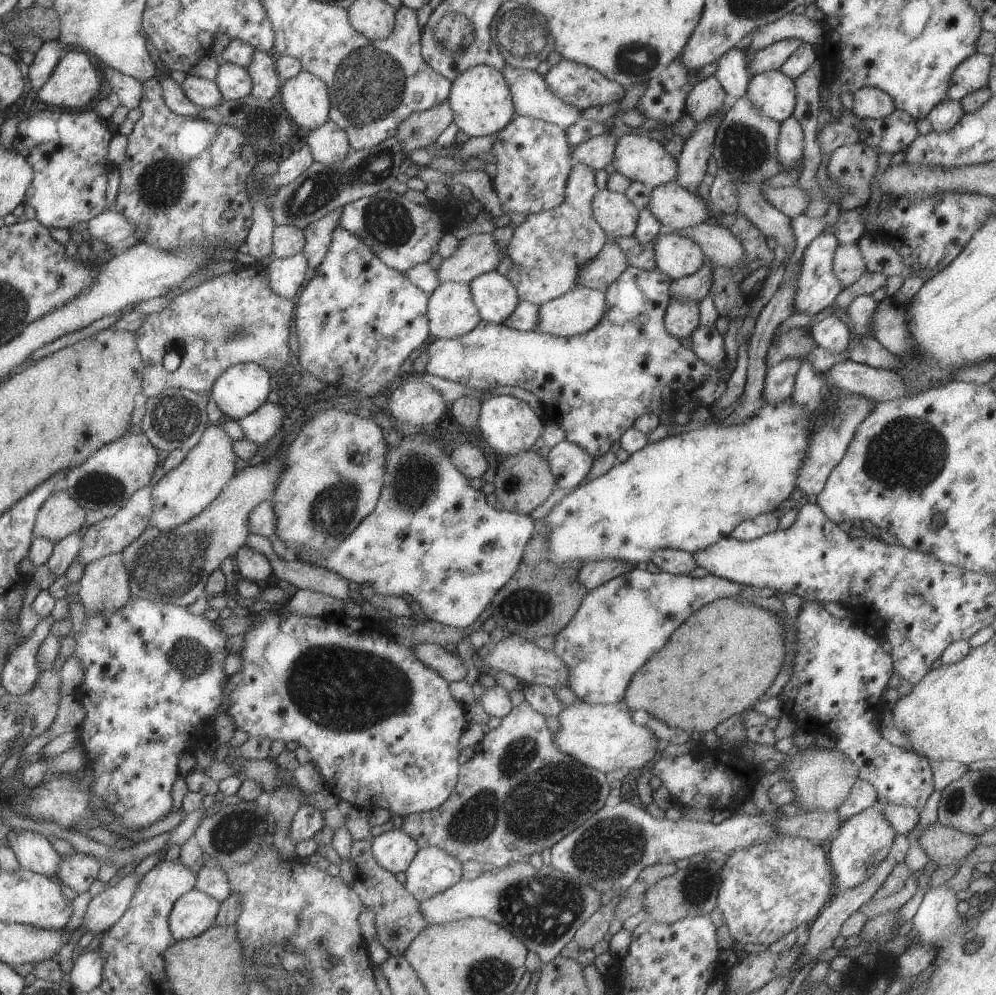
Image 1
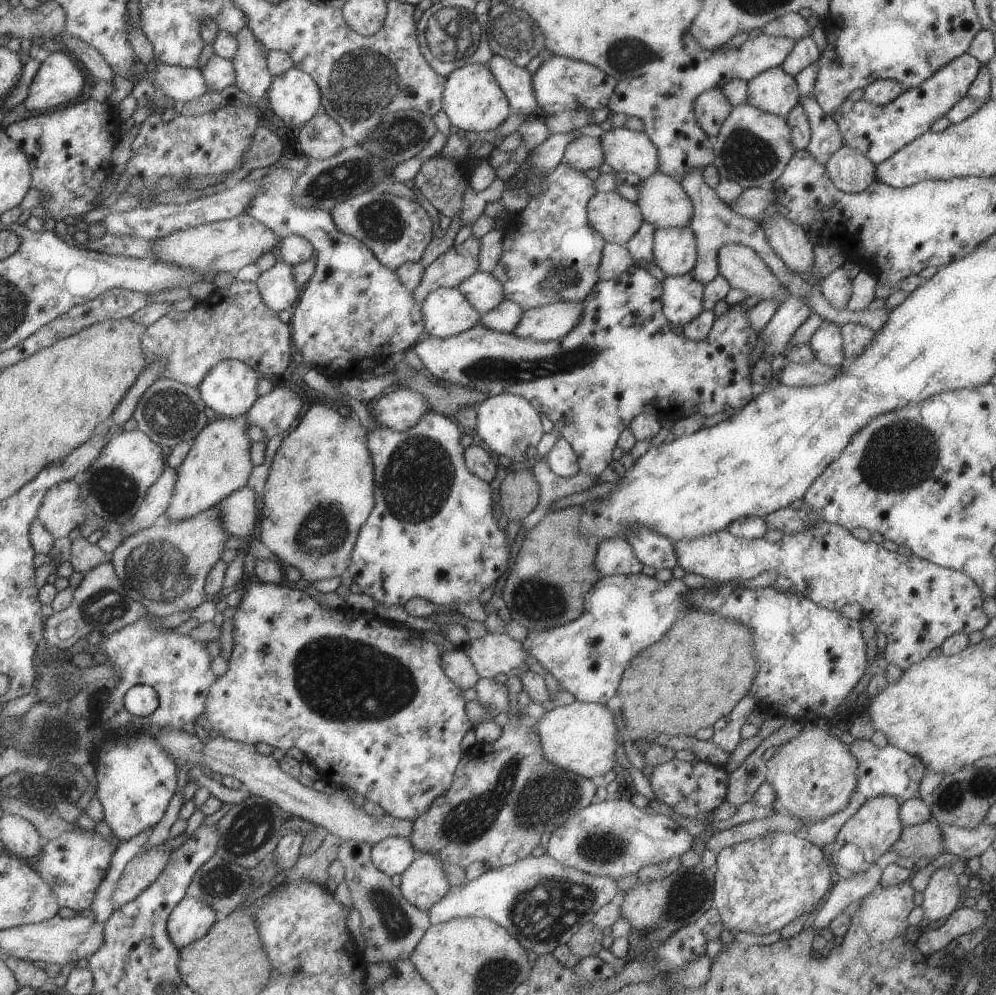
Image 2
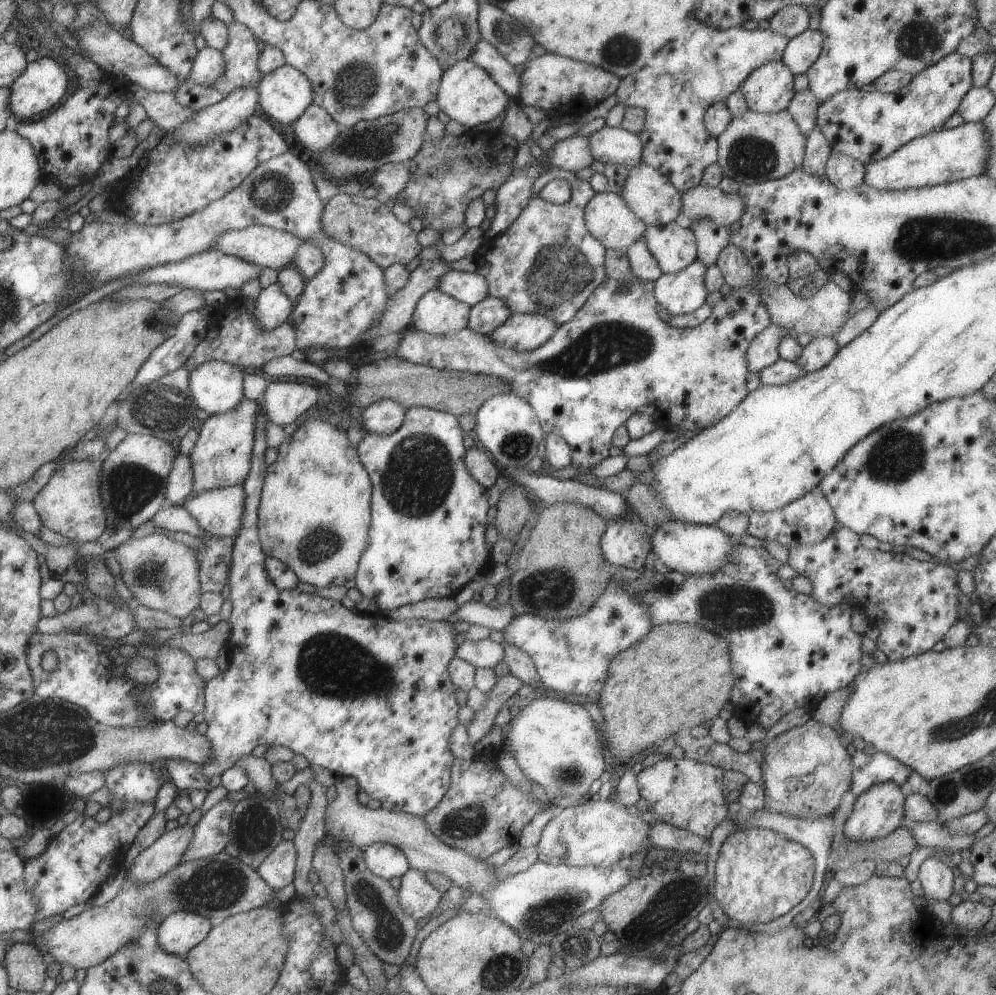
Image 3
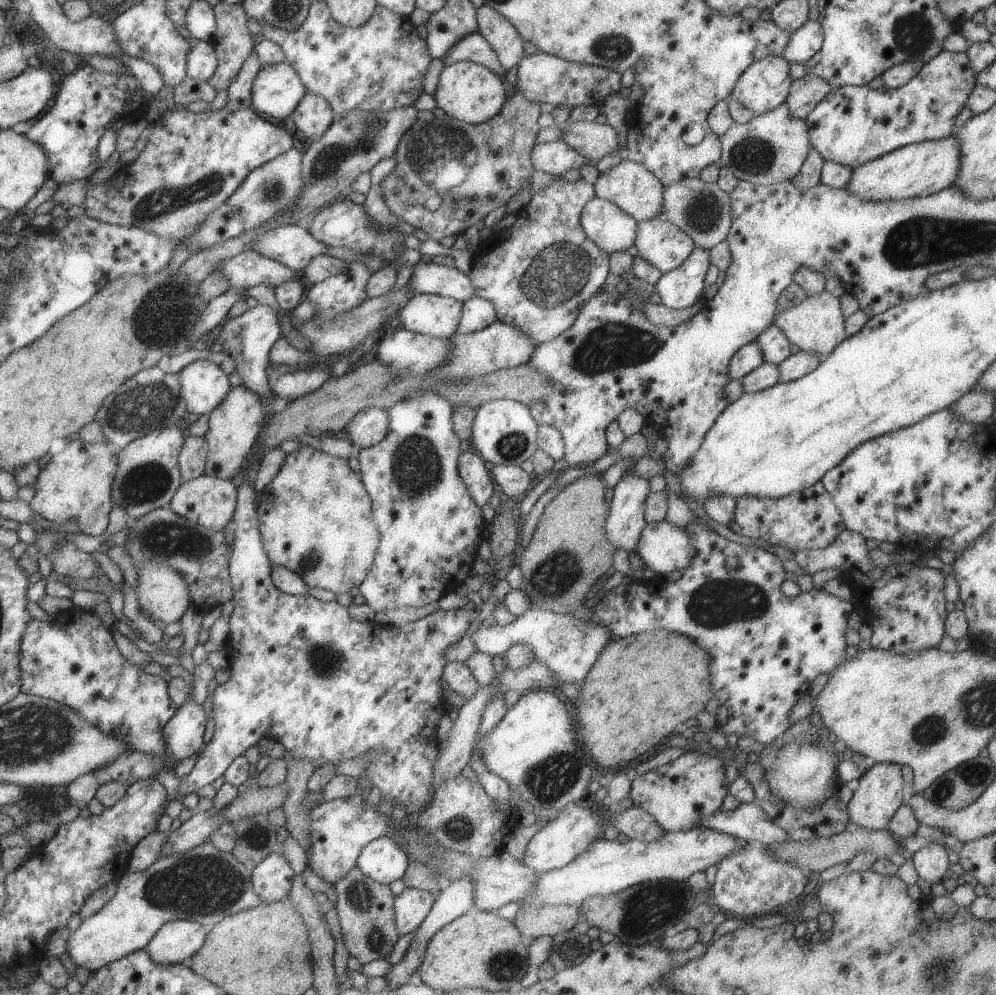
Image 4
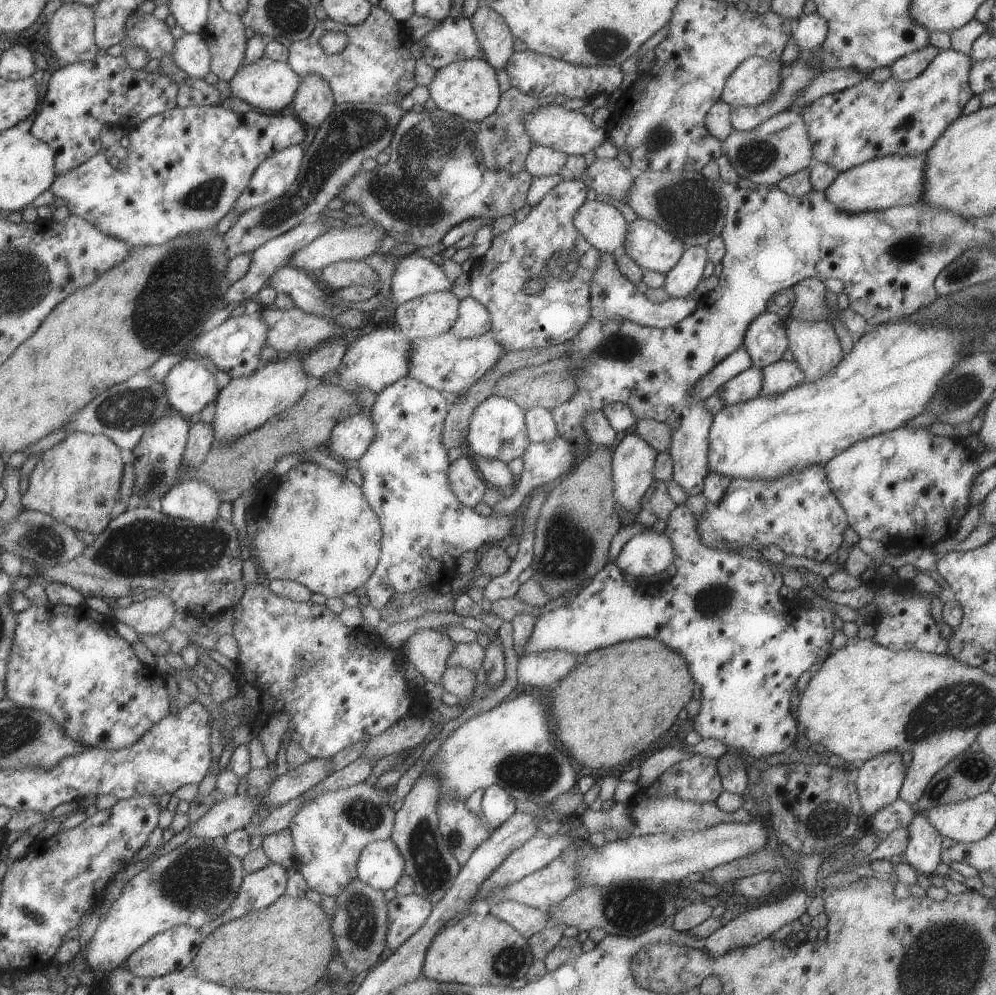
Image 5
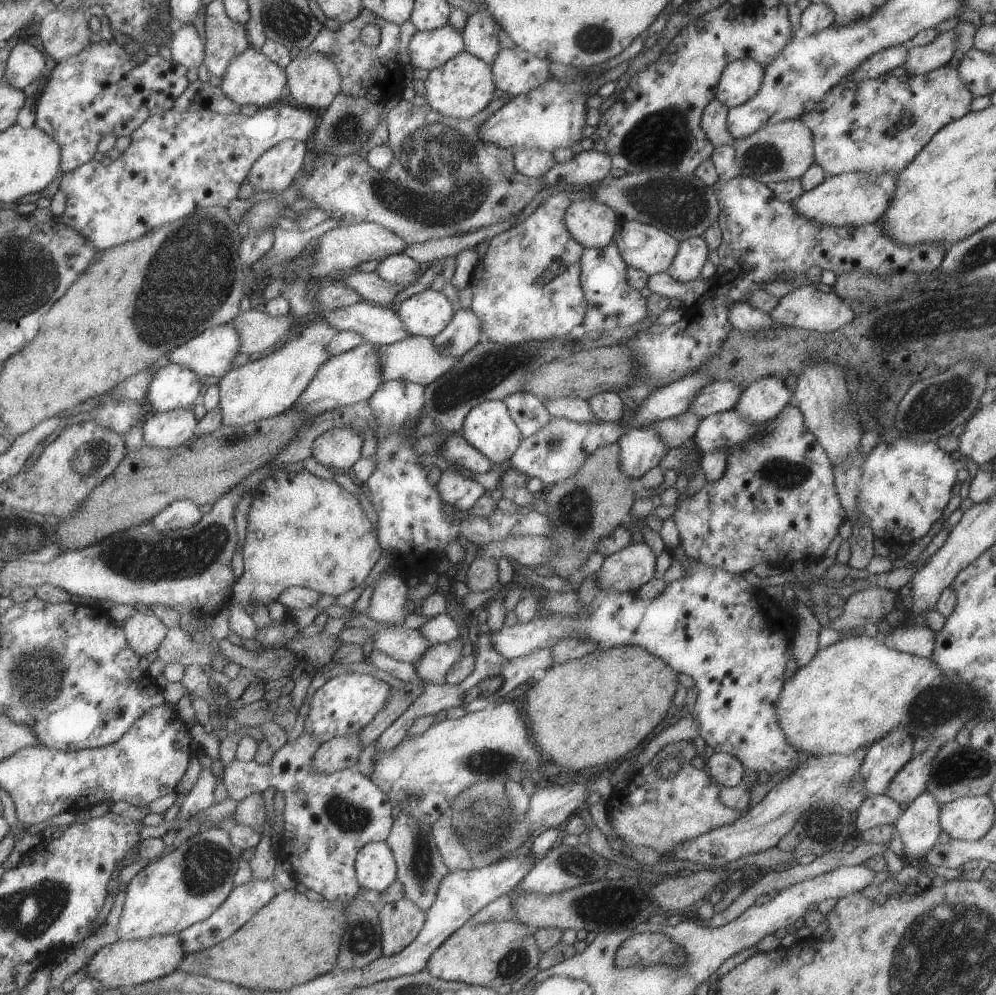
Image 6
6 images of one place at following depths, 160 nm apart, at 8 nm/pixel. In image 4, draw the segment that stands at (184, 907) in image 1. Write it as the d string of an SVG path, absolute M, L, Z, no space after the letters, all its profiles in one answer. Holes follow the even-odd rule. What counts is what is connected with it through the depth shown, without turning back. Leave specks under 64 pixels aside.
M167 921L142 949L154 963L181 963L199 950L209 929L195 921Z

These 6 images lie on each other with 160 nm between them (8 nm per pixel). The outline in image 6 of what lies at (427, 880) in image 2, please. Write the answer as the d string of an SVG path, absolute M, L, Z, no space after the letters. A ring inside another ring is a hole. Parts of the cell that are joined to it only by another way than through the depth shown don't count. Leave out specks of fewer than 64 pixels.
M407 899L383 904L378 909L383 956L391 956L403 950L421 930L425 915Z

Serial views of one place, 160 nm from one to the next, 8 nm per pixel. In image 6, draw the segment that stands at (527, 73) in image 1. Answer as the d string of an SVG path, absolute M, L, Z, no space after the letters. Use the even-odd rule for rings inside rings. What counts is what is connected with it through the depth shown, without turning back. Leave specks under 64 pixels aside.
M448 24L430 31L415 31L407 45L408 67L430 71L463 50L462 34Z

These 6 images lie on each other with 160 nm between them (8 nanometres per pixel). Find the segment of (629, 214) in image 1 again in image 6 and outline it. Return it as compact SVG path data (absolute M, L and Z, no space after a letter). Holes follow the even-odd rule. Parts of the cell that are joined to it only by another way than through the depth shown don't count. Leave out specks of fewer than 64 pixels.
M593 199L570 202L563 220L571 238L583 248L609 244L619 222L608 206Z

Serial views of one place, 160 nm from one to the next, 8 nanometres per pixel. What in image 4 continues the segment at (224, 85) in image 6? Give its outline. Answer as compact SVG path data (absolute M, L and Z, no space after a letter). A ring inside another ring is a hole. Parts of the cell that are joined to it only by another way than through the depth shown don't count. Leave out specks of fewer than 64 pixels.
M287 62L260 67L251 82L251 106L259 114L274 116L277 121L289 116L307 92L302 80Z

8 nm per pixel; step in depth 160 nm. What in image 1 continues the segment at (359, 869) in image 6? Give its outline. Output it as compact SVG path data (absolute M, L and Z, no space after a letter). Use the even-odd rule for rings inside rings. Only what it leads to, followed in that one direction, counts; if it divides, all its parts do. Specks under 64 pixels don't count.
M400 828L385 831L372 838L373 858L391 874L403 872L418 851L417 845Z

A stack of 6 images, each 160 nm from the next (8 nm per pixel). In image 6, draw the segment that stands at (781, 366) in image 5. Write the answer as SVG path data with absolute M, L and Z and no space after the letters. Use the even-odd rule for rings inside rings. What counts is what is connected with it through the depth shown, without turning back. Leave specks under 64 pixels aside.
M763 377L746 386L731 409L751 425L767 423L787 405L789 396L782 379Z

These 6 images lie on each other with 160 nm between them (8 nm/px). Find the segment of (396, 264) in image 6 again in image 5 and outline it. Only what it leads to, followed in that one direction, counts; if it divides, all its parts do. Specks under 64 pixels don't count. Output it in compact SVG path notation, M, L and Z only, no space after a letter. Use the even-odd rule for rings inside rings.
M405 256L397 262L391 274L391 300L395 306L433 292L449 292L451 280L430 259Z

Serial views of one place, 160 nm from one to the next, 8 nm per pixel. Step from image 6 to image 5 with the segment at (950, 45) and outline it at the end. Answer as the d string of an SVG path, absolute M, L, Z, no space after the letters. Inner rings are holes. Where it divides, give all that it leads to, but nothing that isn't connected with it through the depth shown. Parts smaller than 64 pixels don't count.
M927 45L921 50L915 50L907 56L895 60L890 66L891 78L899 82L907 82L916 78L927 66L929 62L939 54L939 50L933 46Z

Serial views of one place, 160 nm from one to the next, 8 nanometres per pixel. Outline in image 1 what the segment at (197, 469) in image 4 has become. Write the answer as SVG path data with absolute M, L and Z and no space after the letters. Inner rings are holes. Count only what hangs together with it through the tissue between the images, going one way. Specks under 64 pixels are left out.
M147 484L137 489L129 497L129 500L117 512L109 518L100 520L93 525L87 526L81 539L81 548L77 556L82 560L84 566L89 561L104 557L111 553L120 553L128 544L131 544L149 526L153 510L151 491L153 487Z

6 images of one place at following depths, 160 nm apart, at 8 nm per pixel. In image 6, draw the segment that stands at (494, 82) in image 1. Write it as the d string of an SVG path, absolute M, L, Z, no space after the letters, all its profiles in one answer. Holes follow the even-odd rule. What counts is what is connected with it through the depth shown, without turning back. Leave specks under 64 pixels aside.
M464 50L447 59L441 66L431 69L424 80L424 88L425 104L439 114L460 119L468 119L484 109L491 102L493 90L496 89L491 66Z

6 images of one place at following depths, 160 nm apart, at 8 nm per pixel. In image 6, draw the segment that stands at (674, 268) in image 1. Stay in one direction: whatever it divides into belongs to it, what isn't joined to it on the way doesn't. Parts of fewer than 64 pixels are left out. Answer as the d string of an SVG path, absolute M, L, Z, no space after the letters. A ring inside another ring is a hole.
M620 220L612 240L628 267L645 274L665 273L678 249L678 240L653 225Z

